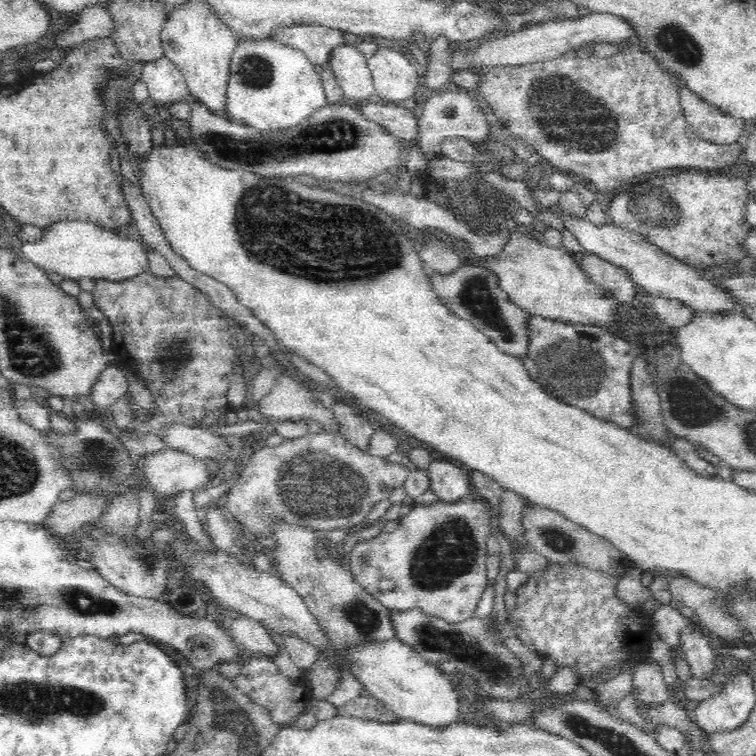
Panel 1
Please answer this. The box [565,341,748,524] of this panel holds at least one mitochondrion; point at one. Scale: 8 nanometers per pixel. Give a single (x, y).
(689, 407)

